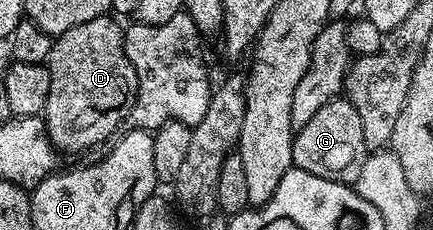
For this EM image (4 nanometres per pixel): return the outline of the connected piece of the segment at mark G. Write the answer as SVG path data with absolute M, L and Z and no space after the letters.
M348 98L333 99L327 105L323 105L323 109L319 109L319 113L315 113L311 121L307 121L307 125L296 128L293 136L293 166L307 173L315 173L315 177L323 177L336 183L356 184L359 169L367 154L365 135L367 135L367 128L363 125L359 113L349 104Z

